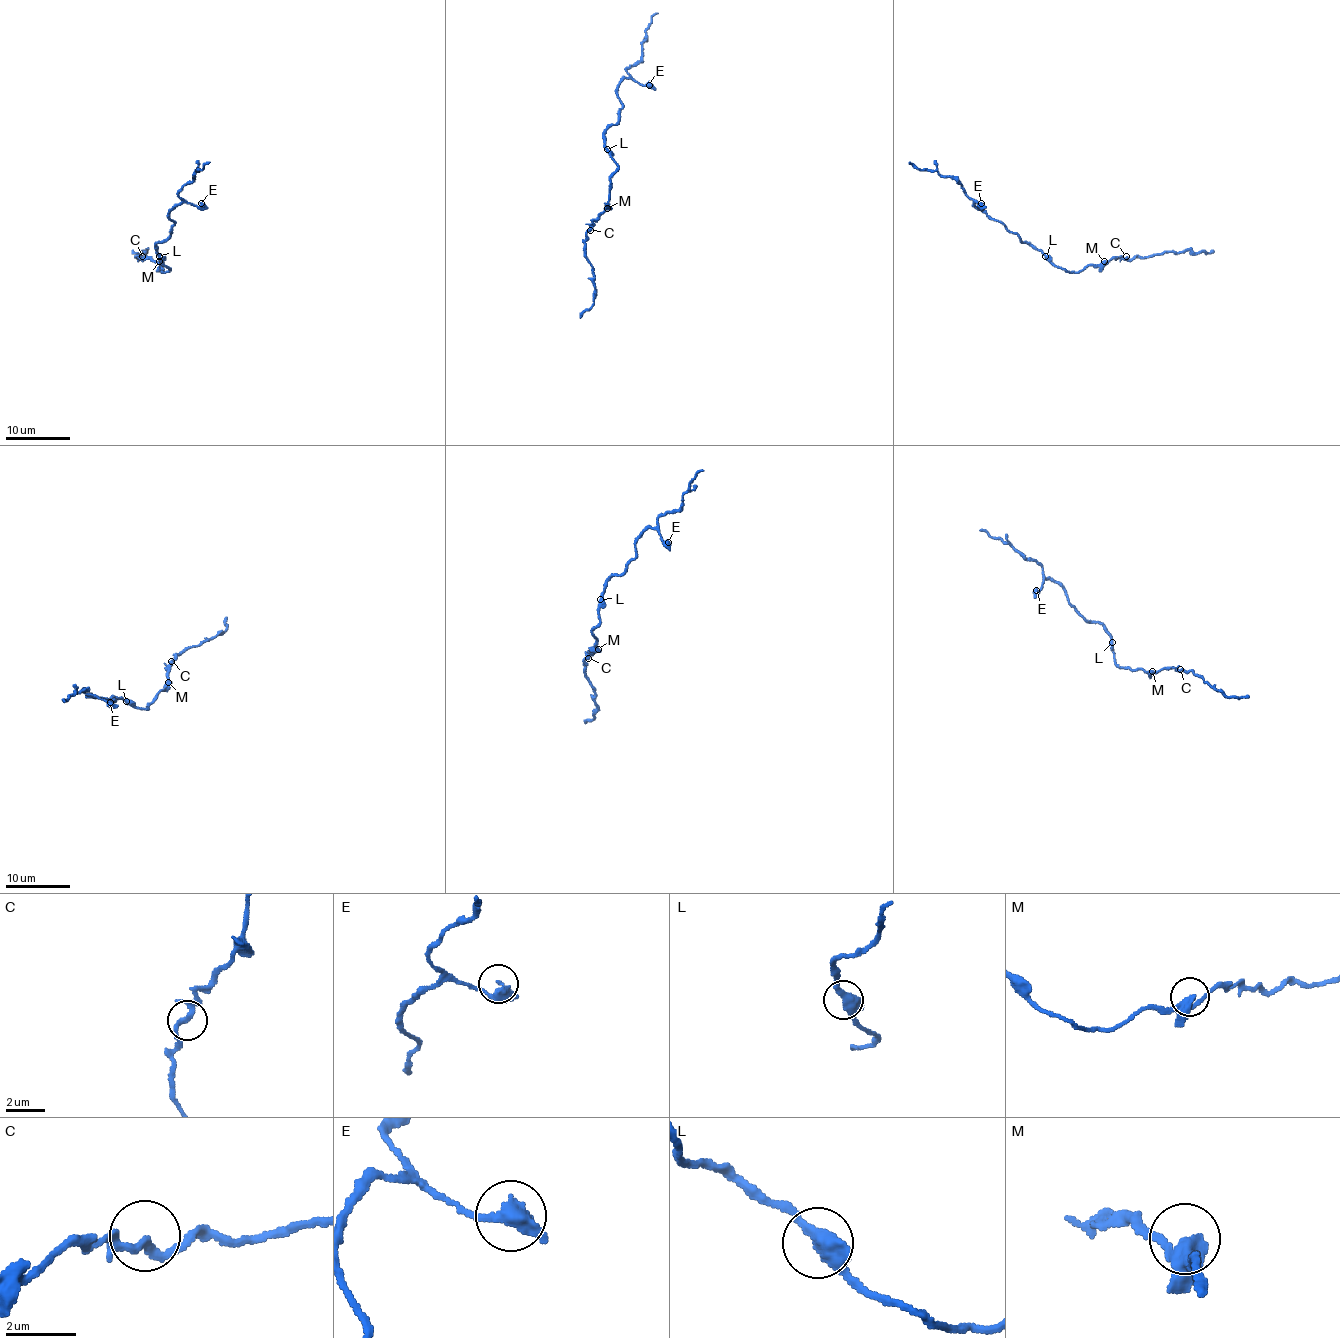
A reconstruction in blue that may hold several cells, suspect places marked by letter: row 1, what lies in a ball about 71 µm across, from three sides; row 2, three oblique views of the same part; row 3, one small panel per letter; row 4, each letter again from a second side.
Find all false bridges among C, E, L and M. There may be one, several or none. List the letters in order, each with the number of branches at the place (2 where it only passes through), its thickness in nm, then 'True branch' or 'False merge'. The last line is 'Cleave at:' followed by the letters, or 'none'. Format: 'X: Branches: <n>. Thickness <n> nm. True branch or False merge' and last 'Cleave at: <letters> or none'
C: Branches: 4. Thickness 200 nm. True branch
E: Branches: 2. Thickness 320 nm. True branch
L: Branches: 3. Thickness 320 nm. True branch
M: Branches: 3. Thickness 340 nm. True branch
Cleave at: none

